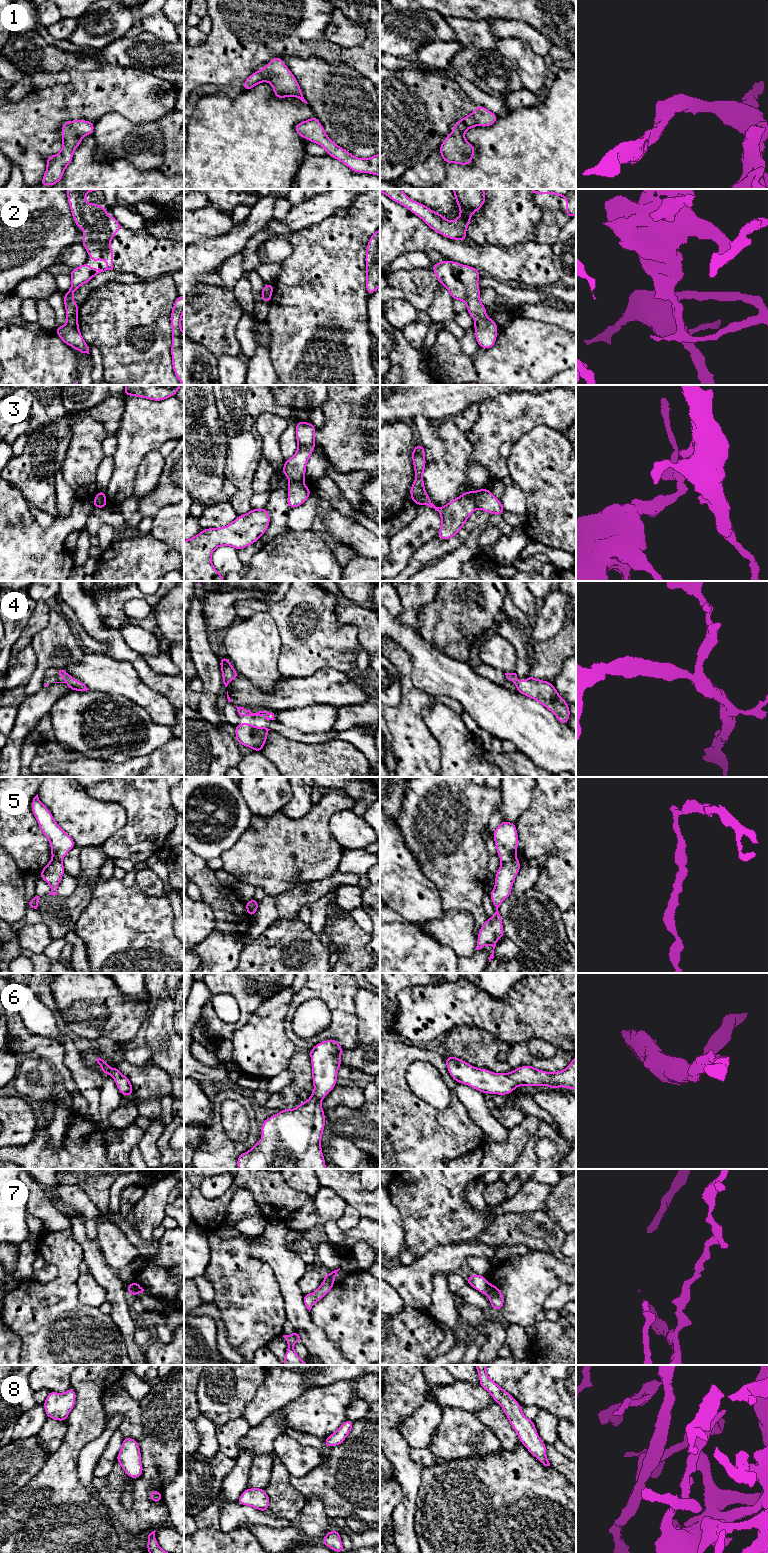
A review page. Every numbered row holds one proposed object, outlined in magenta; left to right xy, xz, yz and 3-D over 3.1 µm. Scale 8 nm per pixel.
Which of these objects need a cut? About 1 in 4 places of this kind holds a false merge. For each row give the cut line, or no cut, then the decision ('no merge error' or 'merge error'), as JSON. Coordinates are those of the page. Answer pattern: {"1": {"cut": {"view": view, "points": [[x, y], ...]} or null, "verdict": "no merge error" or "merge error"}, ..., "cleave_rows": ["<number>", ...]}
{"1": {"cut": null, "verdict": "no merge error"}, "2": {"cut": null, "verdict": "no merge error"}, "3": {"cut": {"view": "yz", "points": [[471, 492], [477, 507]]}, "verdict": "merge error"}, "4": {"cut": null, "verdict": "no merge error"}, "5": {"cut": {"view": "yz", "points": [[515, 857], [502, 863]]}, "verdict": "merge error"}, "6": {"cut": null, "verdict": "no merge error"}, "7": {"cut": {"view": "yz", "points": [[489, 1284], [487, 1294]]}, "verdict": "merge error"}, "8": {"cut": null, "verdict": "no merge error"}, "cleave_rows": ["3", "5", "7"]}

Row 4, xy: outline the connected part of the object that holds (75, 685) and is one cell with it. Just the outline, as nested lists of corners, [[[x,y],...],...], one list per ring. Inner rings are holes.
[[[59,670],[59,676],[64,678],[64,682],[54,682],[54,683],[65,683],[70,690],[74,691],[87,691],[89,690],[86,685],[78,680],[75,680],[68,672],[65,670]]]

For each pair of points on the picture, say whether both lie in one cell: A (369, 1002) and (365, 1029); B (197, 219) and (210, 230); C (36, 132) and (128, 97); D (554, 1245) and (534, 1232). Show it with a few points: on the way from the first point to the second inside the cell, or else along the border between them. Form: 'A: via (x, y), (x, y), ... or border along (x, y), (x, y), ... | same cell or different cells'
A: via (369, 1009), (369, 1022) | same cell
B: via (200, 222), (207, 227) | same cell
C: via (59, 109), (69, 101), (85, 97), (105, 97) | same cell
D: via (549, 1240), (539, 1232) | same cell

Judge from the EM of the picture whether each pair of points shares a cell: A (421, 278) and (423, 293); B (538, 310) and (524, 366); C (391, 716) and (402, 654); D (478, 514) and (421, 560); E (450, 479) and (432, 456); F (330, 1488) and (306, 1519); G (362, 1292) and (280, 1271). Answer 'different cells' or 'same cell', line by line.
A: same cell
B: different cells
C: same cell
D: same cell
E: same cell
F: different cells
G: different cells

